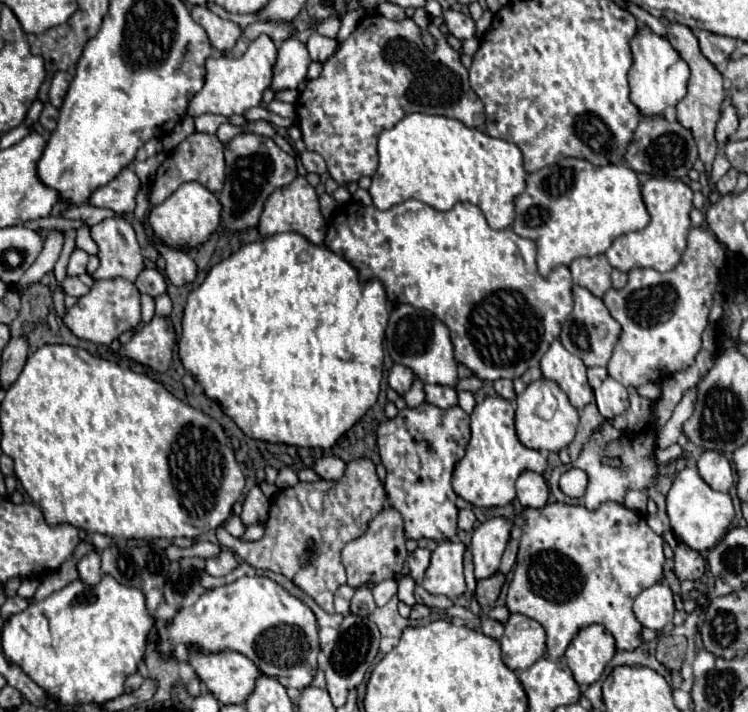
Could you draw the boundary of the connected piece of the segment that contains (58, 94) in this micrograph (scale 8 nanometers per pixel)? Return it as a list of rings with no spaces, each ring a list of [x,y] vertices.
[[[58,71],[58,73],[54,73],[52,83],[50,83],[50,103],[52,103],[54,107],[60,107],[60,105],[62,105],[64,95],[66,95],[70,83],[72,83],[72,75],[70,75],[68,71]]]

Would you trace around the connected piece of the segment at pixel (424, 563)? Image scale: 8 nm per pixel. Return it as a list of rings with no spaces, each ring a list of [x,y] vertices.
[[[418,547],[414,553],[410,553],[408,567],[410,567],[410,575],[414,577],[416,583],[422,581],[424,571],[428,569],[428,563],[430,563],[430,555],[432,555],[432,551],[428,547]]]

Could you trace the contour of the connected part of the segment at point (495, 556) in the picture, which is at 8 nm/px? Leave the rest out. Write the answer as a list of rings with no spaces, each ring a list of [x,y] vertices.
[[[494,517],[476,527],[470,545],[476,579],[488,579],[500,569],[500,559],[508,545],[510,529],[512,521],[506,517]]]

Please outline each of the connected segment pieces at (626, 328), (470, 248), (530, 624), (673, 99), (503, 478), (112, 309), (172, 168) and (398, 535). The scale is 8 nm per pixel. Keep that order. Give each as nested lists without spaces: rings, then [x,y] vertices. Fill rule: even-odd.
[[[706,227],[692,229],[688,235],[686,251],[672,271],[658,273],[654,269],[632,269],[628,273],[628,283],[624,289],[610,289],[602,297],[610,315],[622,325],[622,333],[608,361],[608,373],[616,381],[620,381],[624,387],[640,387],[648,381],[662,383],[666,375],[688,369],[696,361],[696,355],[700,351],[700,335],[708,325],[712,293],[716,291],[720,281],[720,269],[716,265],[722,265],[724,257],[726,249],[714,239],[710,231],[706,231]]]
[[[408,199],[400,205],[380,211],[374,205],[364,207],[362,203],[346,203],[338,209],[328,225],[324,245],[336,255],[346,259],[356,271],[360,281],[378,279],[388,295],[390,303],[408,303],[416,309],[426,309],[434,313],[448,329],[454,345],[454,359],[466,365],[476,377],[484,381],[496,379],[516,379],[526,369],[536,367],[542,355],[548,351],[554,339],[560,335],[560,327],[572,311],[572,277],[568,267],[556,267],[546,279],[540,277],[536,269],[536,245],[524,237],[512,233],[512,229],[494,231],[488,227],[482,211],[472,203],[456,203],[450,211],[436,211],[434,207]],[[496,291],[516,291],[520,293],[532,311],[526,311],[520,327],[502,325],[504,319],[474,319],[476,305],[484,297]]]
[[[516,613],[510,615],[504,627],[502,657],[512,671],[528,669],[546,653],[546,631],[538,621]]]
[[[648,25],[638,27],[636,35],[630,39],[630,51],[634,59],[628,73],[632,103],[642,115],[662,115],[666,105],[676,105],[684,97],[690,69],[672,43],[666,37],[656,35]]]
[[[486,397],[484,403],[474,407],[470,415],[470,427],[472,439],[466,447],[466,455],[462,457],[462,461],[458,461],[452,475],[454,491],[468,503],[478,507],[508,505],[516,497],[514,483],[520,473],[544,473],[544,469],[548,467],[548,461],[540,451],[528,449],[518,441],[514,429],[514,407],[510,405],[510,401],[502,397]]]
[[[124,279],[96,281],[92,291],[88,295],[80,297],[78,303],[68,309],[64,323],[80,339],[92,341],[96,345],[110,345],[124,331],[138,327],[138,323],[140,323],[140,293],[134,283],[124,281]]]
[[[192,133],[186,137],[164,161],[164,165],[156,173],[156,181],[150,193],[150,203],[160,205],[164,199],[168,199],[182,183],[200,183],[212,193],[220,193],[224,185],[224,147],[216,139],[216,135],[206,135],[206,133]]]
[[[386,505],[370,523],[362,537],[350,541],[342,551],[342,563],[346,567],[348,585],[360,587],[366,581],[380,583],[384,579],[398,579],[404,567],[404,561],[408,557],[406,551],[406,535],[404,535],[404,519],[402,515],[392,507]]]

